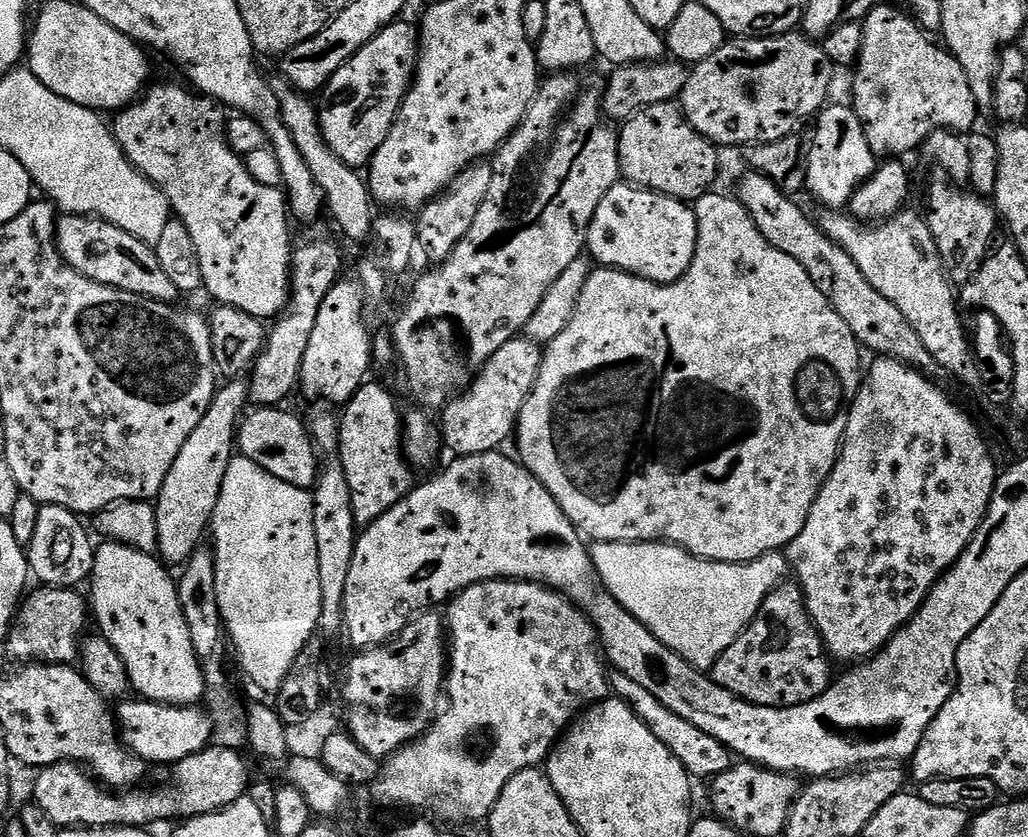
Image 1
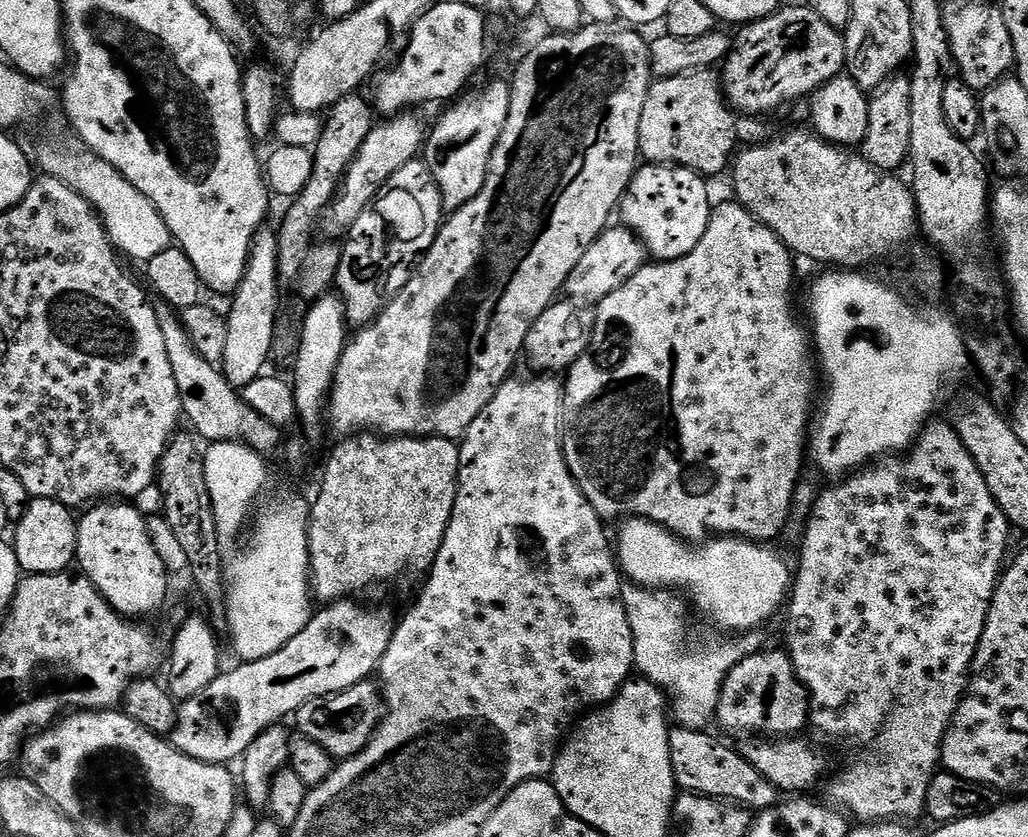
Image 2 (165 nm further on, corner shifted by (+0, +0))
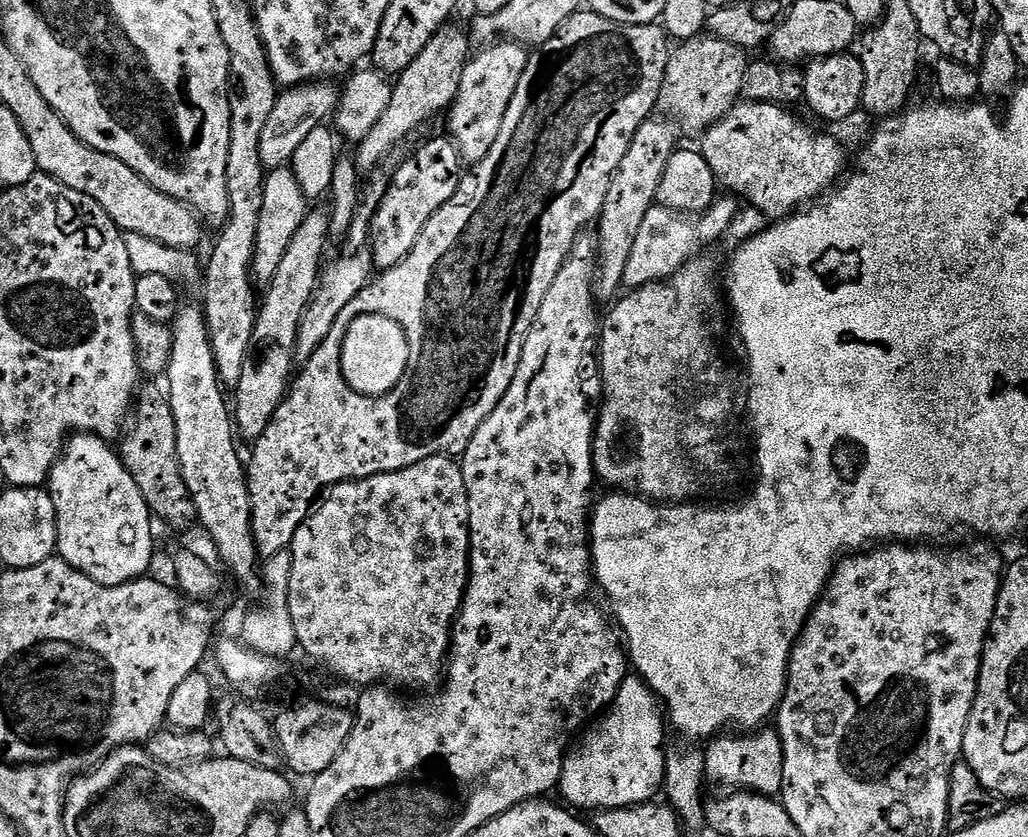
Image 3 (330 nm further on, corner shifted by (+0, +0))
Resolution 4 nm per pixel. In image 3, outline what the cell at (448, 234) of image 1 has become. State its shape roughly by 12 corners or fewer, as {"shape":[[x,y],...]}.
{"shape":[[504,38],[477,51],[446,112],[461,161],[498,142],[529,49]]}

